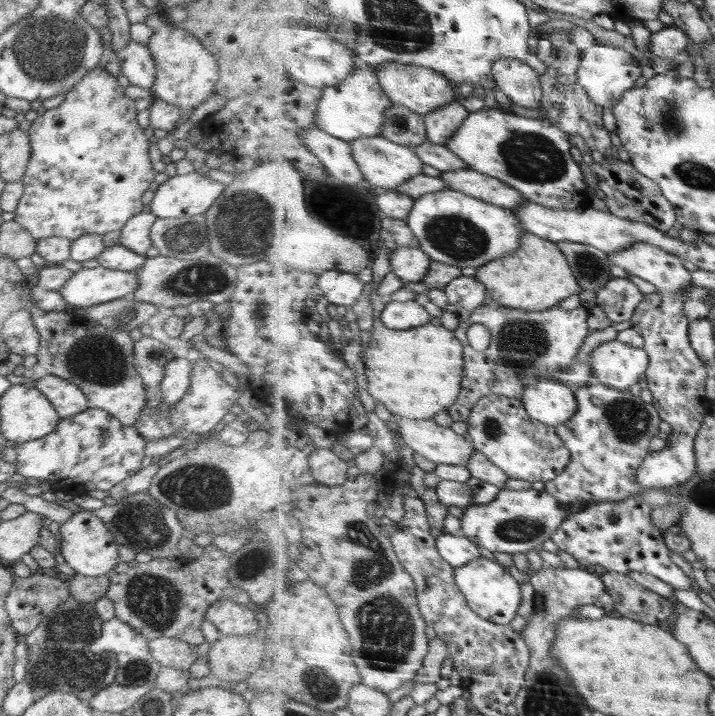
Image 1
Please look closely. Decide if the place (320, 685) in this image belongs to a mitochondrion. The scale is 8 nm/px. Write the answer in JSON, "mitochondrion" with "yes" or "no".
{"mitochondrion":"yes"}

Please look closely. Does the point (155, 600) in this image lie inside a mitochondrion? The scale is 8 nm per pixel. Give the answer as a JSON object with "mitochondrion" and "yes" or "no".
{"mitochondrion":"yes"}

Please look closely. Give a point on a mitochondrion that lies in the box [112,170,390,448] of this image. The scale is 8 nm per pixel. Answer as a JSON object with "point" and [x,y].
{"point":[249,214]}

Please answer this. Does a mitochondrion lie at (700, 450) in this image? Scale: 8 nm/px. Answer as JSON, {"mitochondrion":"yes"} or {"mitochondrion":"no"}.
{"mitochondrion":"no"}

